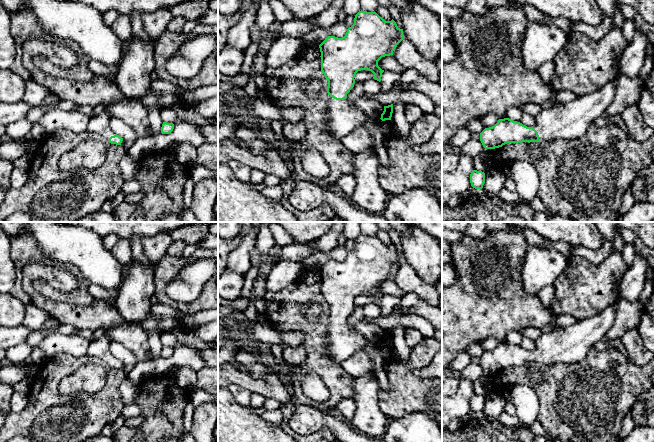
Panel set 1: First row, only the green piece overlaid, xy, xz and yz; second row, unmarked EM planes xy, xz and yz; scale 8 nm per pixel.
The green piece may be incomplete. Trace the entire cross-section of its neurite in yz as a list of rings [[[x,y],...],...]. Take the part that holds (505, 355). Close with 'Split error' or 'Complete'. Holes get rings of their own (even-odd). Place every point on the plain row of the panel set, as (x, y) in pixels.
[[[619,278],[615,286],[617,292],[617,300],[596,313],[592,317],[588,317],[571,326],[562,329],[553,329],[547,333],[541,334],[536,340],[536,348],[533,351],[527,351],[520,346],[513,345],[509,342],[499,343],[498,346],[489,352],[485,352],[480,357],[480,365],[485,373],[495,373],[502,371],[507,367],[522,367],[522,366],[547,366],[555,364],[576,363],[583,360],[588,351],[593,348],[593,345],[602,340],[606,332],[613,325],[616,309],[620,298],[620,284],[622,278]]]. Split error

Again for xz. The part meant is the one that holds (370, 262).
[[[361,234],[355,239],[354,248],[347,253],[344,261],[328,260],[319,269],[321,295],[328,305],[325,320],[328,340],[326,349],[333,362],[341,365],[368,344],[368,340],[356,327],[347,323],[347,318],[354,311],[356,297],[367,293],[374,298],[373,303],[380,306],[384,294],[378,290],[378,285],[382,281],[393,279],[393,275],[404,262],[403,253],[393,243],[385,245],[376,236]]]. Split error

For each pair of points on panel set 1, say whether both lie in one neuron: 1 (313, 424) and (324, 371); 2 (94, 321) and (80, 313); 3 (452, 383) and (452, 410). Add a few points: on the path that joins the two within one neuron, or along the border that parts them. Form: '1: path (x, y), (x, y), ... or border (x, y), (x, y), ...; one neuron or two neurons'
1: border (293, 405), (309, 404), (319, 410), (330, 413); two neurons
2: path (91, 318), (83, 316); one neuron
3: border (460, 380), (458, 389), (452, 395); two neurons

